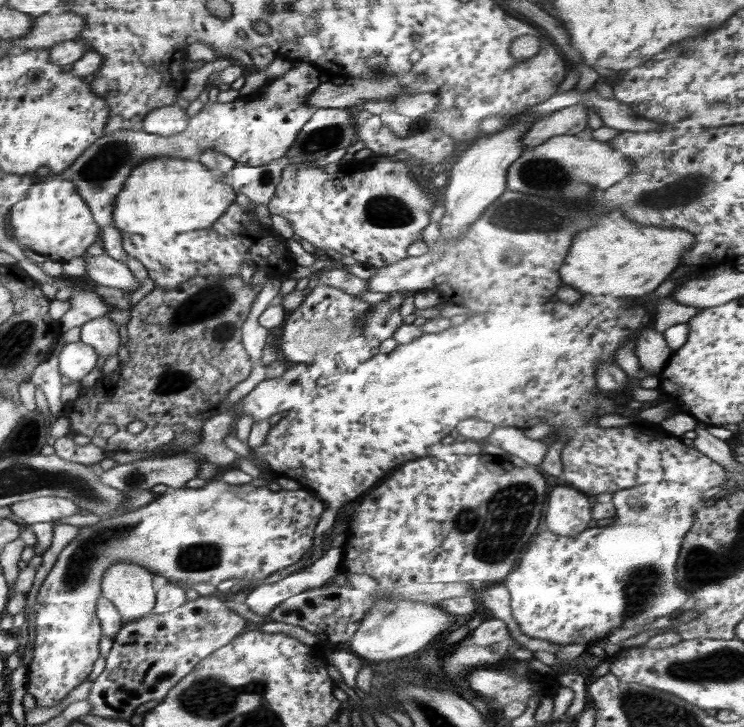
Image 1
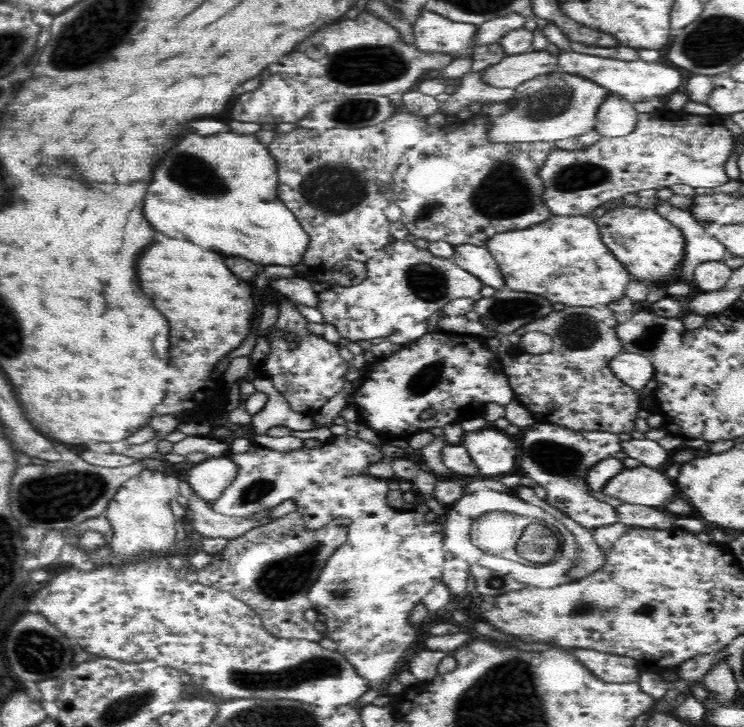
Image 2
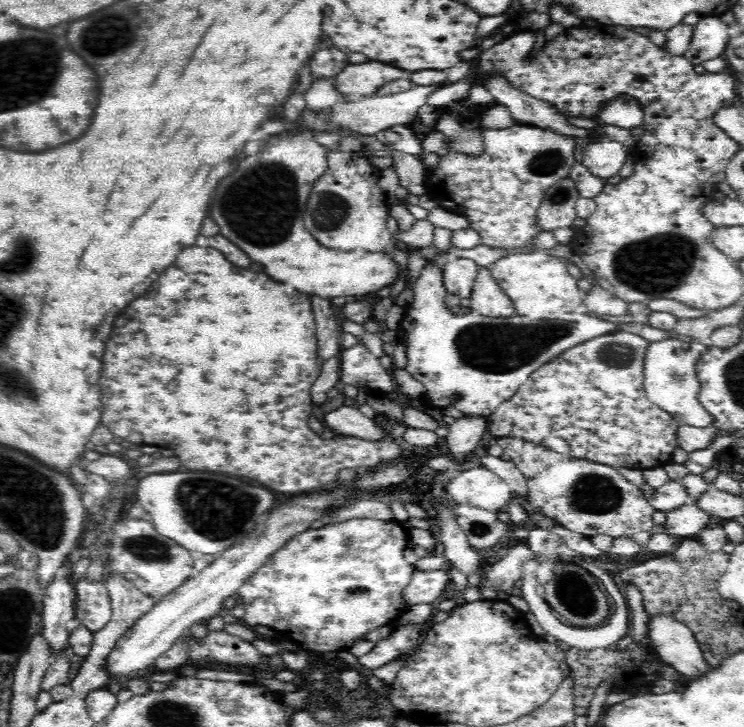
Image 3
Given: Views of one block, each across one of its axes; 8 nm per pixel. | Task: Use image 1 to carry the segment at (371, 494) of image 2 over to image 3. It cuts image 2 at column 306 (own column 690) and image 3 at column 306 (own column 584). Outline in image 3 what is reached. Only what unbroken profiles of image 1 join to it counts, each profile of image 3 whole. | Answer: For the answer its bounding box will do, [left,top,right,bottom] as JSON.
[234,518,415,652]

